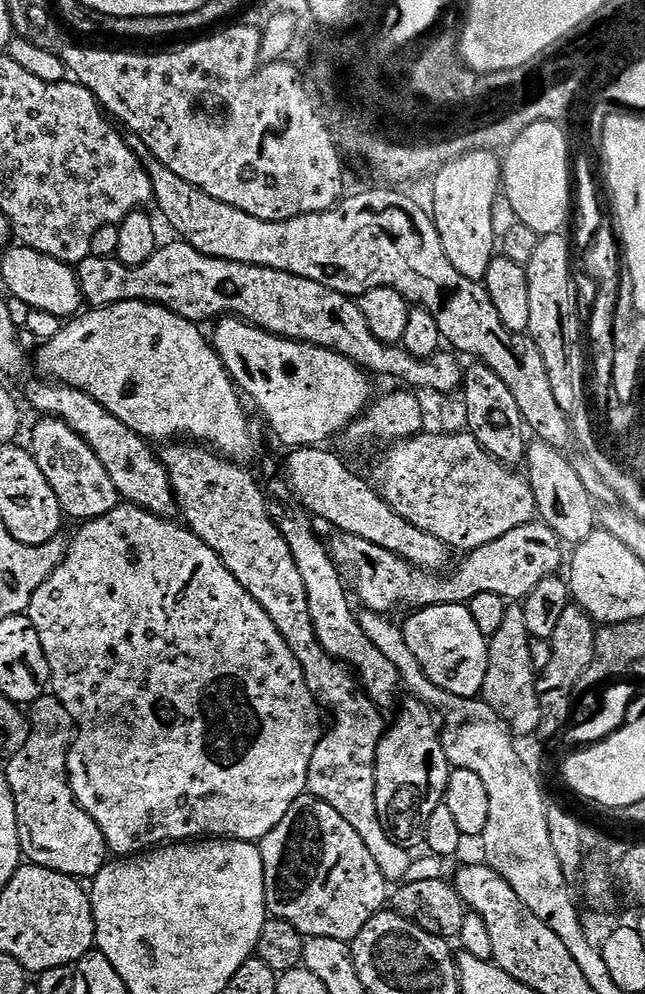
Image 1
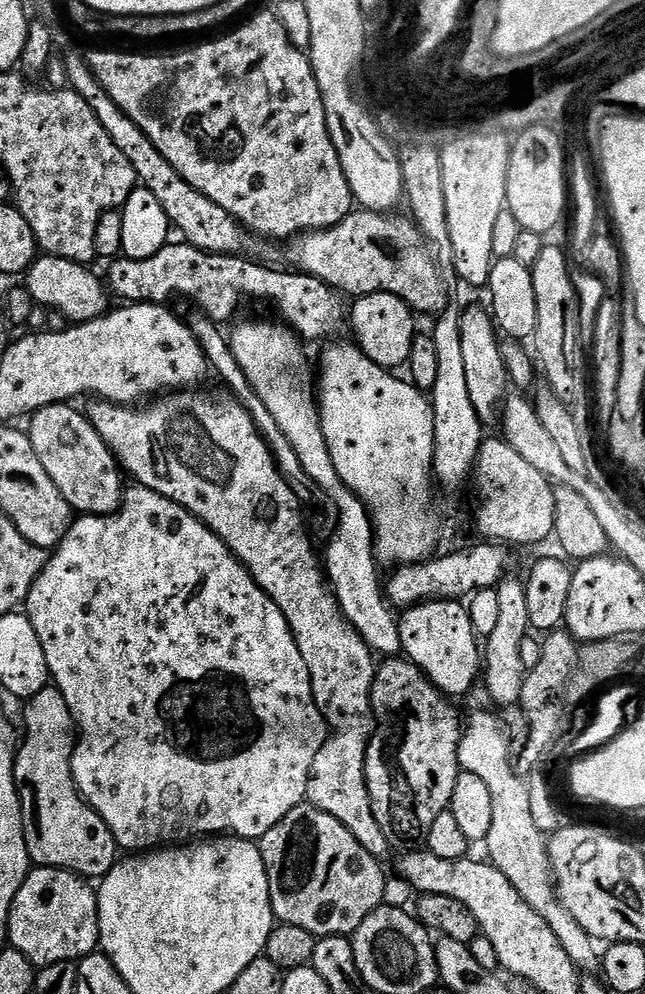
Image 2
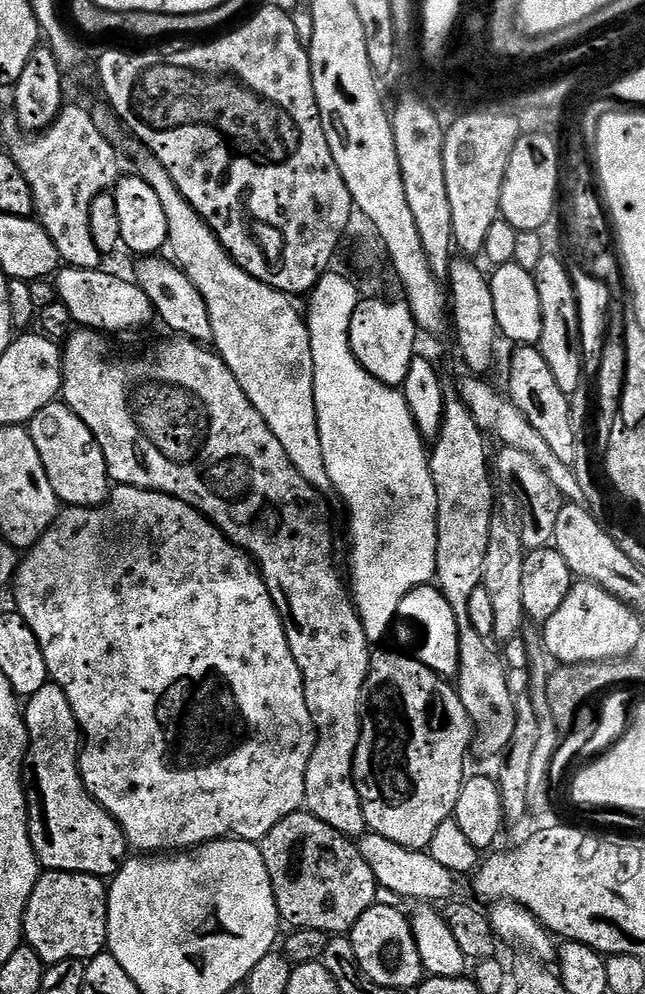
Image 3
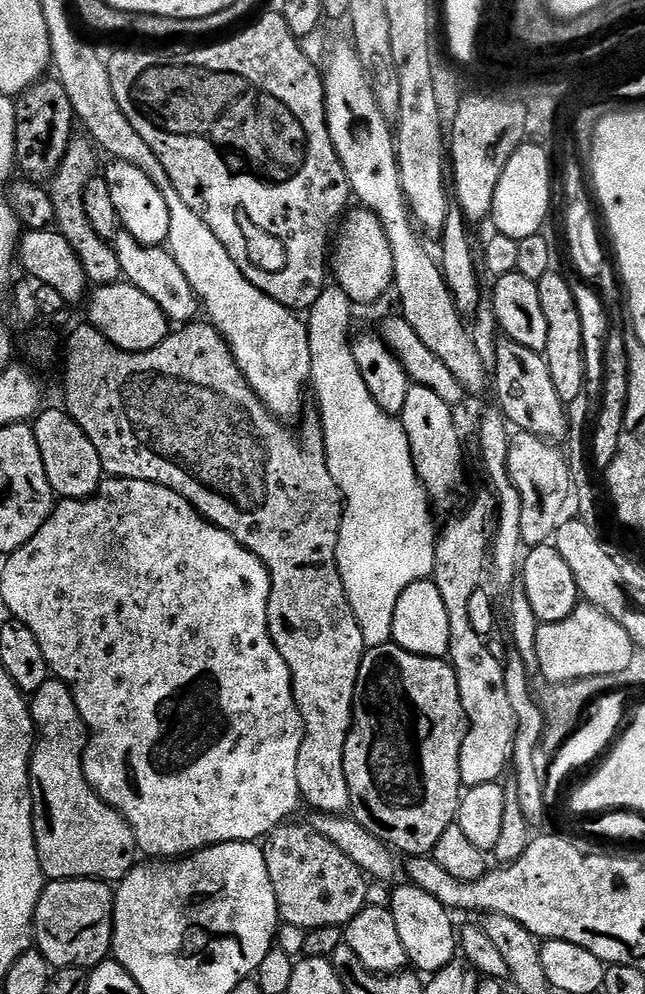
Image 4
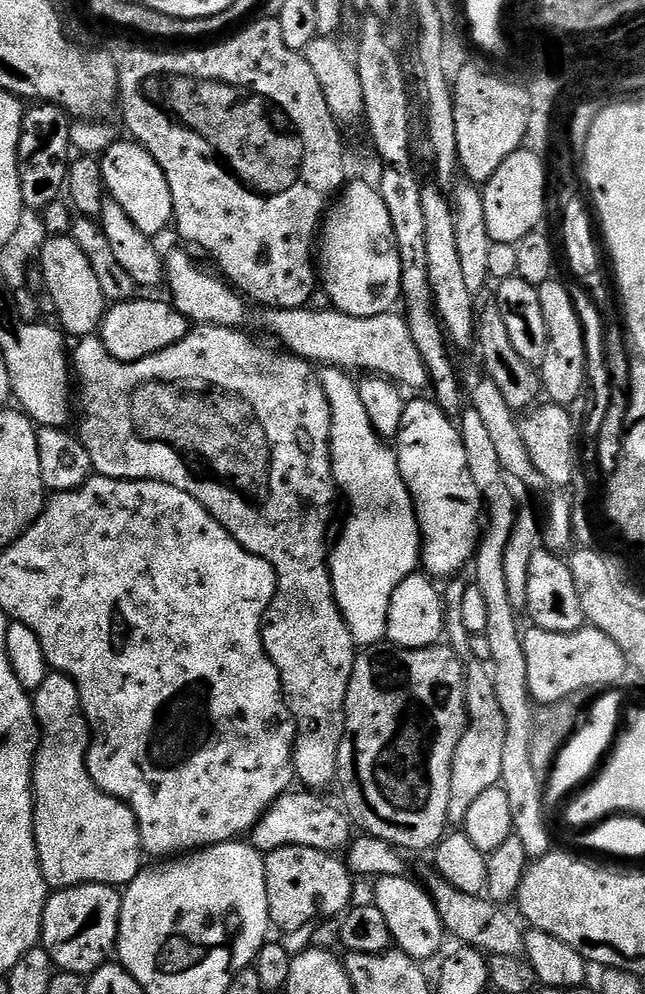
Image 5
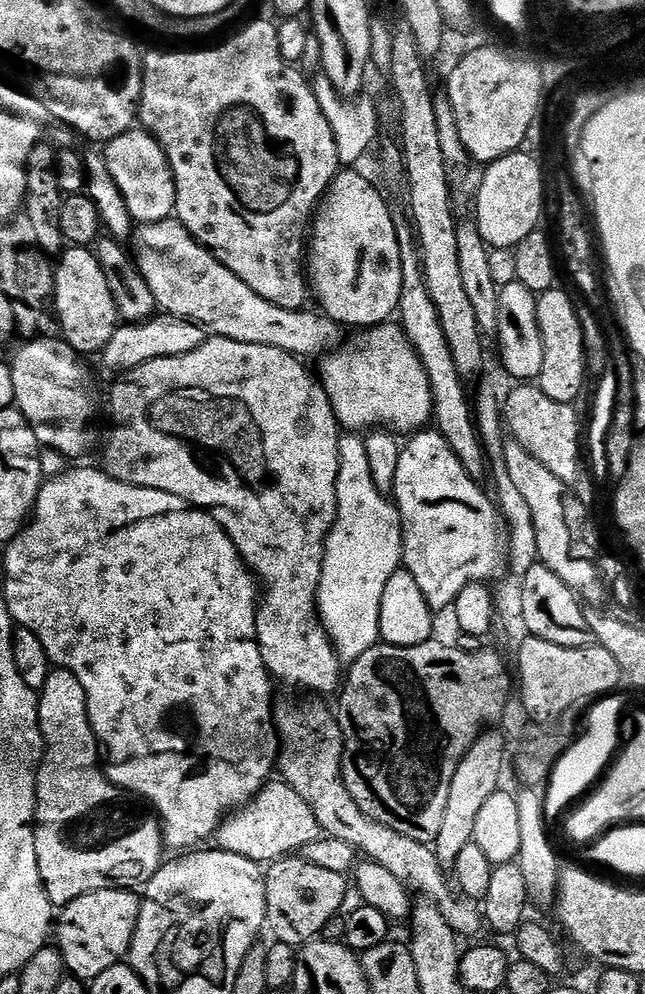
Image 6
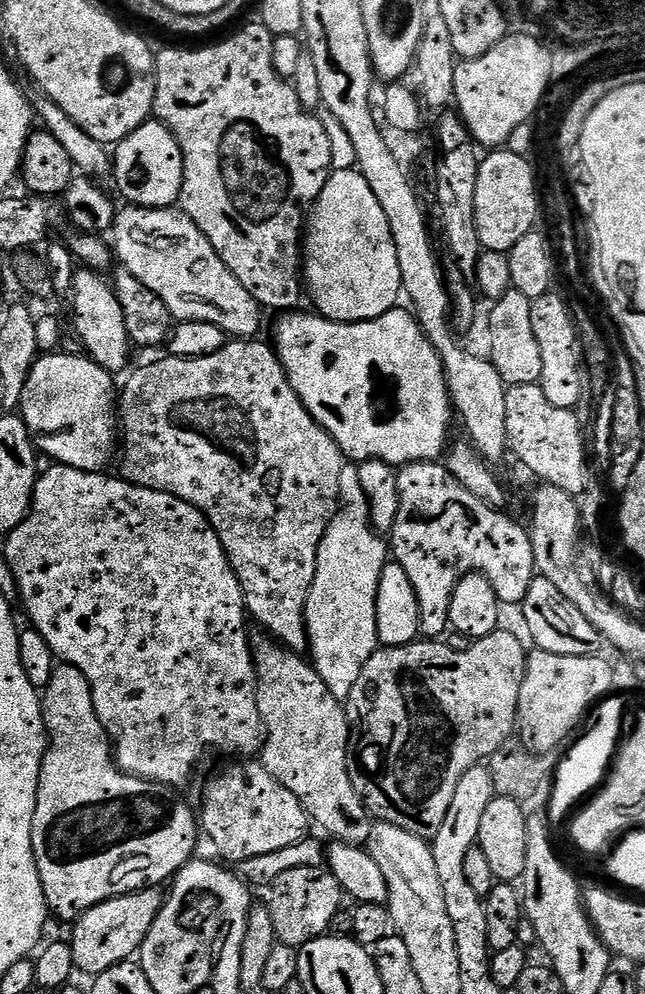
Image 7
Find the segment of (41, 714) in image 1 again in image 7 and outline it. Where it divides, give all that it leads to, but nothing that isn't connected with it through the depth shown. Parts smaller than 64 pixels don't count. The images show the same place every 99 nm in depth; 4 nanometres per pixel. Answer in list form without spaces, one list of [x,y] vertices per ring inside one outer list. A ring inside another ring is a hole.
[[[57,663],[54,674],[50,678],[48,687],[43,689],[42,703],[44,706],[44,725],[48,727],[48,753],[44,756],[44,765],[40,775],[38,786],[38,798],[36,799],[36,813],[32,823],[32,849],[38,866],[38,874],[42,882],[44,897],[48,903],[53,917],[61,916],[69,922],[75,921],[84,912],[91,908],[113,900],[115,896],[125,896],[131,892],[141,892],[144,888],[154,888],[171,881],[176,873],[193,859],[196,848],[196,832],[198,834],[198,816],[184,800],[179,800],[177,793],[169,788],[167,784],[156,784],[153,780],[143,780],[137,776],[130,776],[127,772],[121,772],[116,766],[114,759],[114,745],[99,721],[95,713],[94,698],[91,694],[90,682],[83,676],[82,670],[65,663]]]

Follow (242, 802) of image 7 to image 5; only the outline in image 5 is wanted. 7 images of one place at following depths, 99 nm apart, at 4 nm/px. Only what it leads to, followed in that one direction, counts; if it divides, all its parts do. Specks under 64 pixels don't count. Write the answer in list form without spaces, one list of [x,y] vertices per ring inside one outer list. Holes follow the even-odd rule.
[[[308,790],[287,792],[271,805],[250,834],[250,842],[262,854],[282,846],[302,845],[333,854],[347,849],[354,839],[353,821],[343,807],[328,804],[319,793]]]

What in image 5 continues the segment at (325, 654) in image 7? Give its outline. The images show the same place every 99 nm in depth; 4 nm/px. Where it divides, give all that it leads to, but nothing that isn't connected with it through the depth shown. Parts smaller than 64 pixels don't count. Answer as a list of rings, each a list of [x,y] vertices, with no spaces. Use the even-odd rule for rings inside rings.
[[[321,367],[318,375],[332,411],[332,478],[343,499],[344,496],[348,499],[348,521],[344,524],[344,533],[337,544],[335,541],[330,552],[334,598],[356,645],[370,648],[374,644],[385,643],[390,598],[394,598],[394,590],[398,590],[398,586],[402,586],[402,582],[406,582],[406,578],[421,567],[420,527],[412,499],[398,470],[396,453],[389,445],[388,448],[384,445],[387,444],[385,437],[374,430],[366,414],[366,406],[362,406],[357,381],[352,381],[353,377],[345,369],[337,367]]]

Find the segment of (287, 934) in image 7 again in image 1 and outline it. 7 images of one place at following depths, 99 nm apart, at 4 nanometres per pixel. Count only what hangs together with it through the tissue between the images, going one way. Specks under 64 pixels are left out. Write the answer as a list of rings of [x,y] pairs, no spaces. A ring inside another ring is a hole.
[[[305,794],[299,796],[286,810],[286,818],[270,830],[258,844],[264,863],[264,905],[268,907],[269,917],[290,922],[294,930],[304,937],[338,938],[349,942],[362,934],[362,926],[370,922],[378,913],[385,911],[390,900],[390,885],[382,874],[374,854],[366,850],[366,842],[358,838],[358,830],[318,797]]]

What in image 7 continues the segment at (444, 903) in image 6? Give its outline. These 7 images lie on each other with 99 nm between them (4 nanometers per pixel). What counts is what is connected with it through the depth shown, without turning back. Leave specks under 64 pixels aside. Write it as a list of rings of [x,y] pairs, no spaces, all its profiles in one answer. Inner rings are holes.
[[[267,634],[259,635],[253,635],[251,641],[252,661],[256,667],[258,710],[264,719],[266,733],[262,763],[282,786],[286,786],[291,794],[297,796],[315,827],[317,824],[322,831],[332,835],[333,841],[341,844],[367,845],[374,836],[374,820],[358,790],[354,790],[354,782],[350,778],[348,766],[350,749],[354,744],[354,728],[348,723],[347,707],[337,696],[330,694],[326,682],[322,682],[315,667],[301,653],[291,652]]]

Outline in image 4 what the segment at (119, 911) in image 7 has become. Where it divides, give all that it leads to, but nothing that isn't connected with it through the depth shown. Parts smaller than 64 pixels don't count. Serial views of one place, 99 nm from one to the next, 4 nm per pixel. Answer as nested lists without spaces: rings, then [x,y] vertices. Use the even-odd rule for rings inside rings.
[[[53,880],[45,883],[36,907],[35,947],[39,948],[53,969],[83,968],[91,970],[95,968],[103,960],[109,959],[112,951],[113,903],[113,889],[102,880]]]

